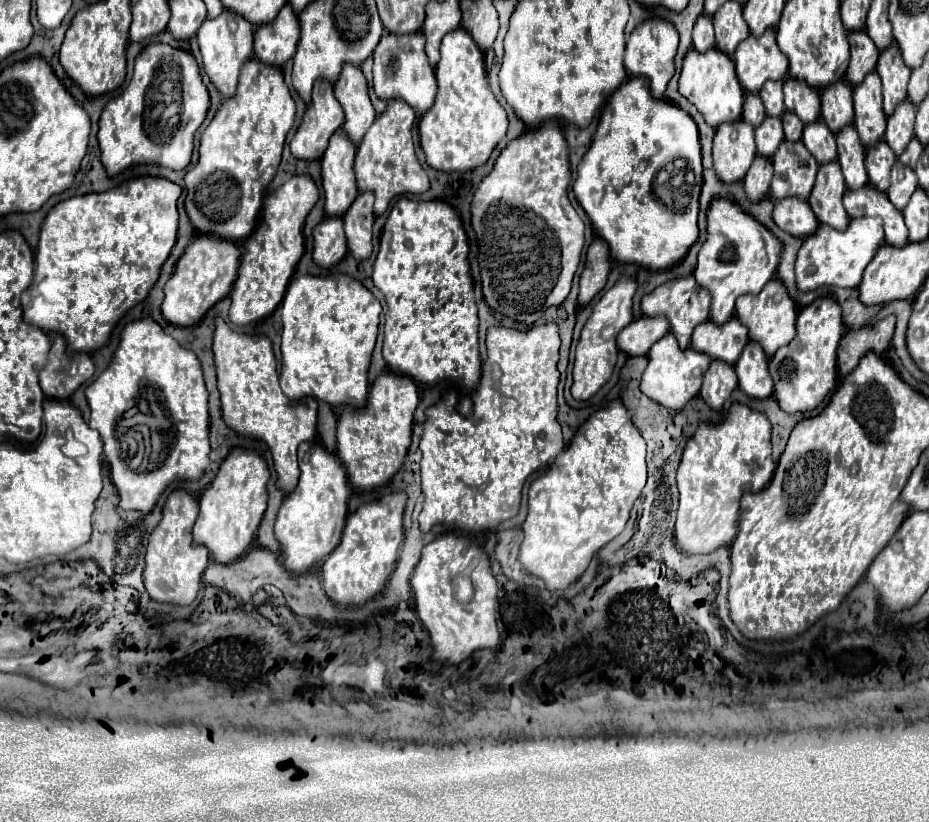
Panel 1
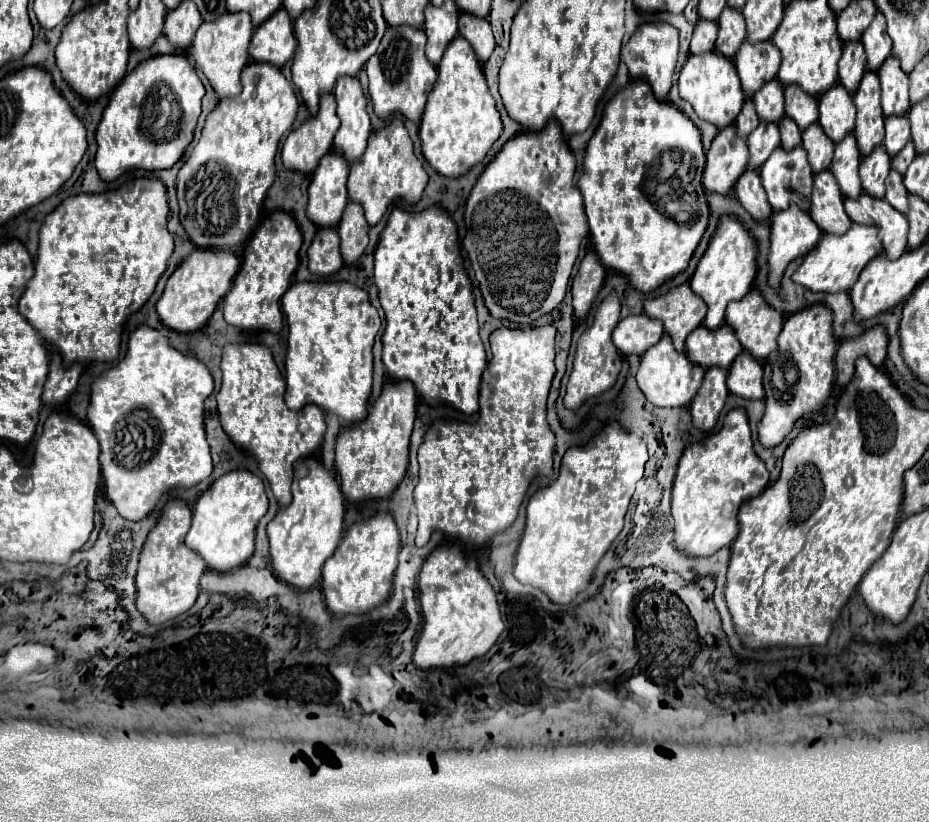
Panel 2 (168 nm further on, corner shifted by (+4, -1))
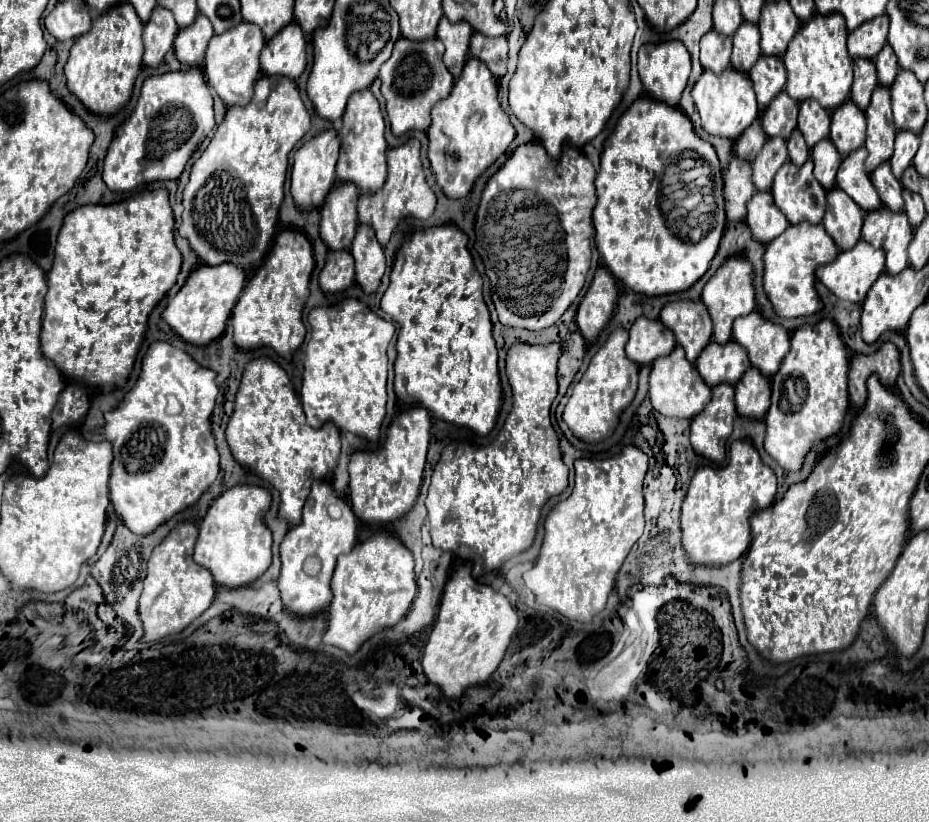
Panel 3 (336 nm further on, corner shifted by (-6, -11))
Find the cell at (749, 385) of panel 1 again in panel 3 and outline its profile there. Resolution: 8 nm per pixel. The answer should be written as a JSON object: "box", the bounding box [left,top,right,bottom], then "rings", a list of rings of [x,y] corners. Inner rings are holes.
{"box":[735,369,769,417],"rings":[[[747,369],[745,377],[735,385],[735,405],[743,417],[765,417],[769,409],[769,381],[759,369]]]}

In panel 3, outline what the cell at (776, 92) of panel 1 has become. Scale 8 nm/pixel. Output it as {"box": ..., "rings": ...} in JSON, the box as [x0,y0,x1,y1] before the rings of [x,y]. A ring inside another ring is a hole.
{"box":[761,91,797,139],"rings":[[[781,91],[761,117],[763,131],[769,137],[789,139],[789,135],[797,127],[797,107],[797,101],[793,101],[785,91]]]}

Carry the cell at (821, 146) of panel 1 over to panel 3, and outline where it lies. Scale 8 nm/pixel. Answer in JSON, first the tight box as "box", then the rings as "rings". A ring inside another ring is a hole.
{"box":[811,139,843,191],"rings":[[[825,139],[819,141],[813,149],[811,149],[811,159],[815,163],[815,179],[829,191],[835,187],[835,173],[843,161],[841,153],[837,153],[835,145]]]}

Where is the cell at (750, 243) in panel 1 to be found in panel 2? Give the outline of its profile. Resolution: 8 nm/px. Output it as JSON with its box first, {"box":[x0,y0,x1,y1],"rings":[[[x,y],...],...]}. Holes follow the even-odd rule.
{"box":[689,219,755,329],"rings":[[[723,219],[715,231],[715,239],[711,239],[707,247],[707,255],[703,255],[695,275],[689,281],[693,293],[697,293],[707,303],[707,329],[717,329],[723,323],[725,307],[729,301],[739,301],[751,291],[755,273],[755,243],[751,243],[751,235],[747,235],[747,231],[743,231],[735,219]]]}

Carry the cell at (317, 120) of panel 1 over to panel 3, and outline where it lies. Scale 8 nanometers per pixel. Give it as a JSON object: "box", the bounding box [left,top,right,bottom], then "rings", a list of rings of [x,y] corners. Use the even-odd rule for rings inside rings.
{"box":[291,127,341,209],"rings":[[[335,127],[315,135],[295,151],[293,167],[291,167],[291,195],[301,209],[315,209],[323,205],[325,193],[335,183],[335,165],[337,165],[339,149],[341,149],[341,141],[339,141],[339,131]]]}

